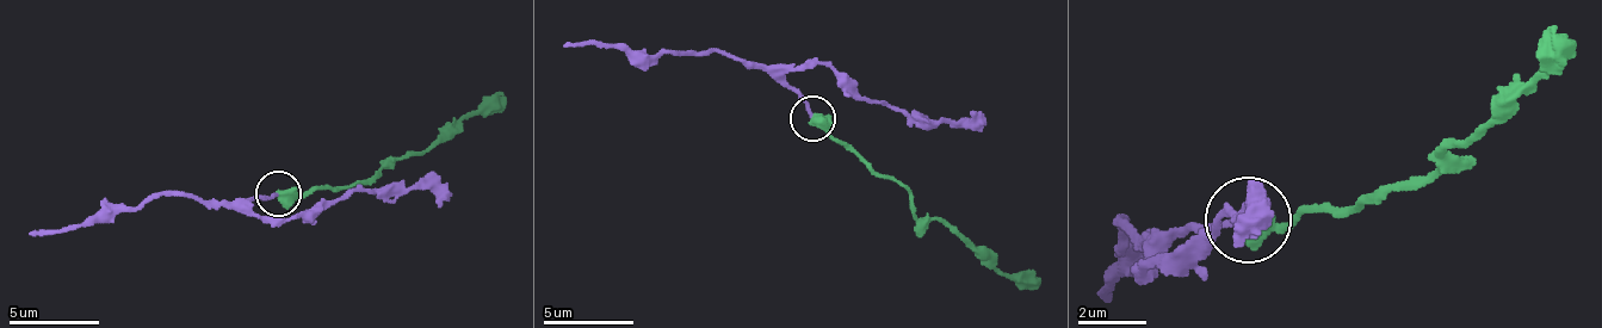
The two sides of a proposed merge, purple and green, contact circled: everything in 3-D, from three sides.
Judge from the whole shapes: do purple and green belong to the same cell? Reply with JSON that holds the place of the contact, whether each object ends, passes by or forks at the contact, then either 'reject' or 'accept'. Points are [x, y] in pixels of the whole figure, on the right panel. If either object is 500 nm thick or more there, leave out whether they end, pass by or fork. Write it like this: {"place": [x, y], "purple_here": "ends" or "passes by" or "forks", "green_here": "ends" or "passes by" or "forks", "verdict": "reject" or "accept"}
{"place": [1248, 220], "verdict": "accept"}

